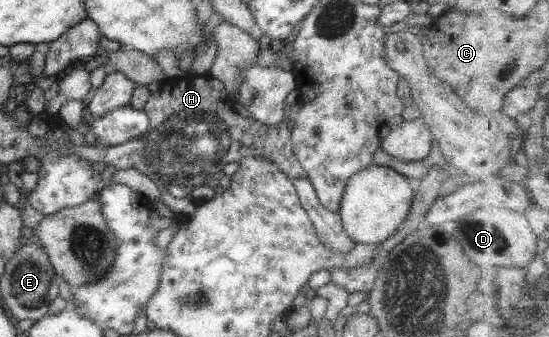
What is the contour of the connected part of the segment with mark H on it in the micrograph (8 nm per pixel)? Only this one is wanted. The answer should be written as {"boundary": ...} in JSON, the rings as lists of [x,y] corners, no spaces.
{"boundary":[[[187,73],[183,76],[174,76],[165,78],[155,92],[149,94],[148,100],[144,105],[143,111],[149,118],[149,127],[145,134],[138,138],[113,146],[104,147],[95,143],[78,147],[72,145],[74,154],[78,154],[88,162],[102,162],[105,166],[114,166],[115,170],[126,170],[126,168],[136,168],[140,174],[144,174],[150,180],[161,180],[162,184],[174,183],[176,186],[192,188],[189,196],[194,199],[212,199],[215,196],[214,190],[208,186],[202,185],[202,182],[208,177],[220,175],[223,166],[230,162],[240,162],[242,158],[248,156],[258,156],[266,159],[266,162],[274,162],[276,168],[286,174],[292,186],[295,188],[300,207],[305,211],[307,218],[313,225],[318,241],[329,250],[336,253],[344,253],[351,250],[352,240],[344,233],[341,219],[337,213],[332,213],[323,208],[318,203],[318,198],[310,184],[304,169],[298,164],[297,158],[293,152],[291,142],[291,126],[286,122],[278,122],[274,126],[266,126],[252,117],[241,117],[234,111],[234,101],[224,89],[224,85],[218,79],[208,75],[193,75]]]}

